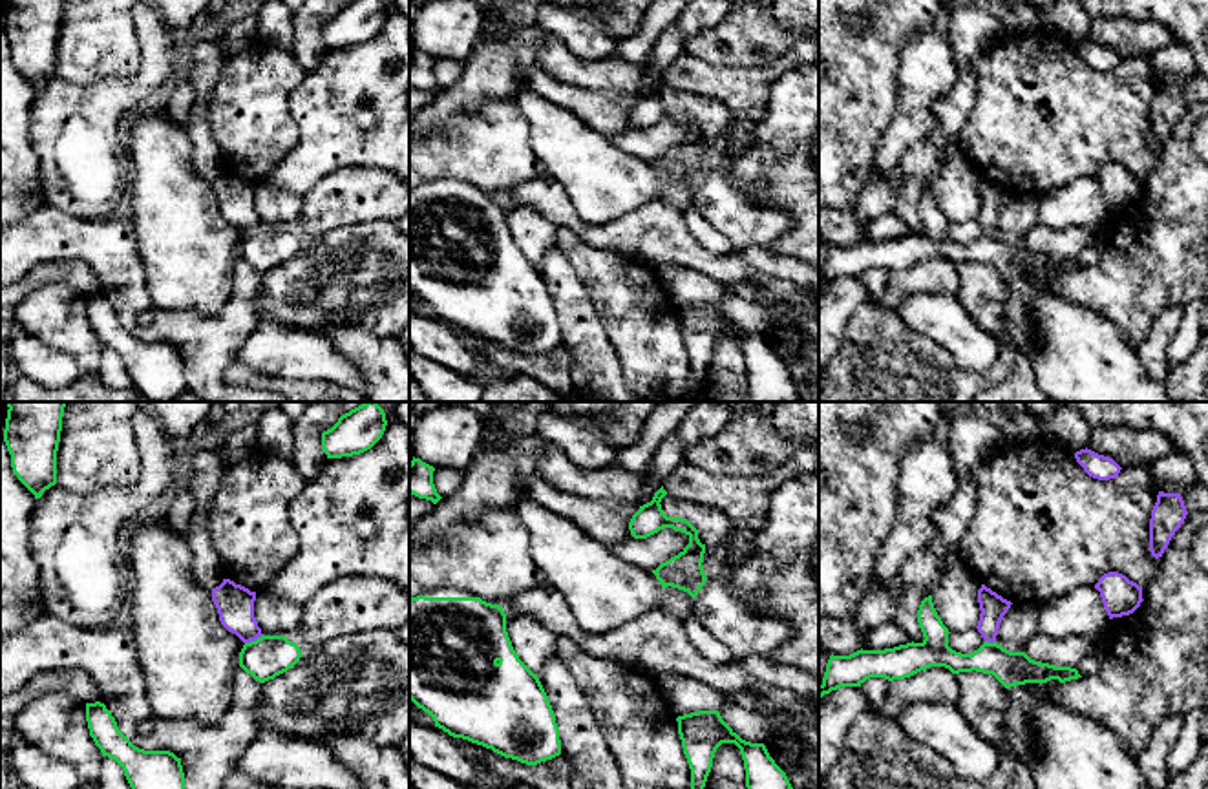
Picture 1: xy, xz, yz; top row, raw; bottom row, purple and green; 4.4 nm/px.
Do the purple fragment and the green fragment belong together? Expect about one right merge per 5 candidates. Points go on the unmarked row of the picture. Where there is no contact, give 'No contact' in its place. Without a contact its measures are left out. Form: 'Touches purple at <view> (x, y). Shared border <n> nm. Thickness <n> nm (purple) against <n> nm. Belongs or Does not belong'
Touches purple at xy (253, 231). Shared border 90 nm. Thickness 170 nm (purple) against 190 nm. Does not belong

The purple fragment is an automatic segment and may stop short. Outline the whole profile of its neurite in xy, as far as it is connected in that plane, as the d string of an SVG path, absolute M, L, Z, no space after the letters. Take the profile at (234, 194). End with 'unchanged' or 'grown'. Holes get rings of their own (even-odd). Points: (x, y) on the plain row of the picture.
M223 170L223 174L212 181L212 192L217 199L221 216L243 234L256 232L263 226L254 208L256 183L230 170Z | unchanged

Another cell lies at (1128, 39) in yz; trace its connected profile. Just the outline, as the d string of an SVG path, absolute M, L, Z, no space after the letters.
M1093 18L1087 40L1113 49L1120 58L1151 57L1157 49L1177 42L1173 33L1157 20Z

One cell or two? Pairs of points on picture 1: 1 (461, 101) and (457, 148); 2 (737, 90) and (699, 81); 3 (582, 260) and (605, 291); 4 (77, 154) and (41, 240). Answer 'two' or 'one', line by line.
1: two
2: one
3: one
4: two

